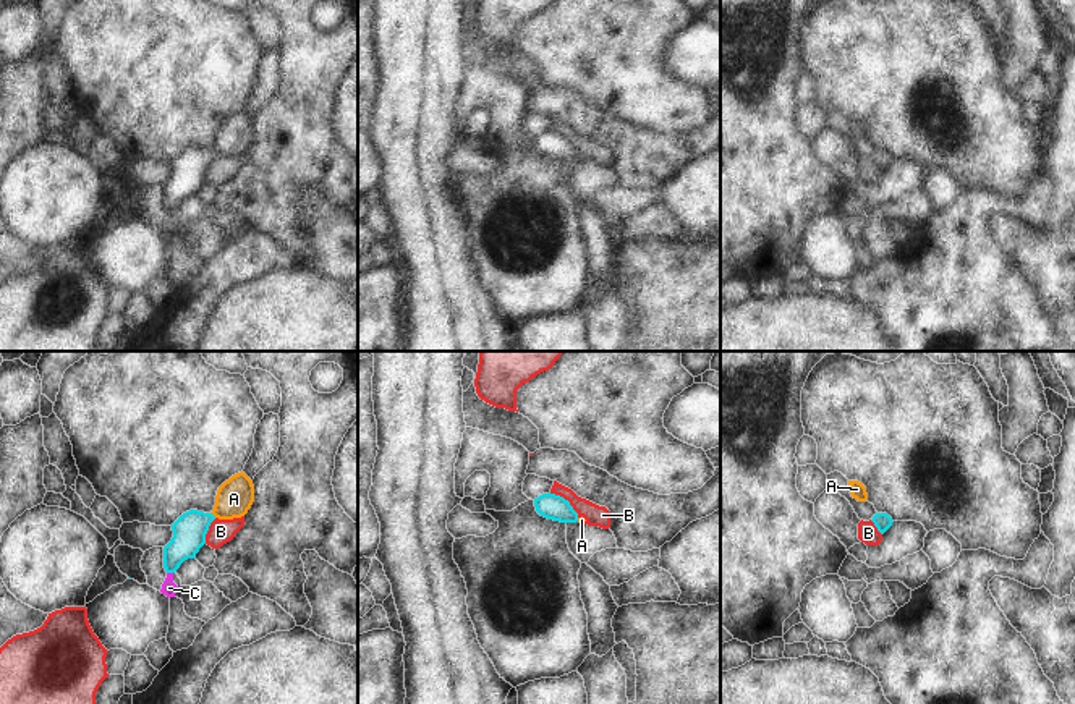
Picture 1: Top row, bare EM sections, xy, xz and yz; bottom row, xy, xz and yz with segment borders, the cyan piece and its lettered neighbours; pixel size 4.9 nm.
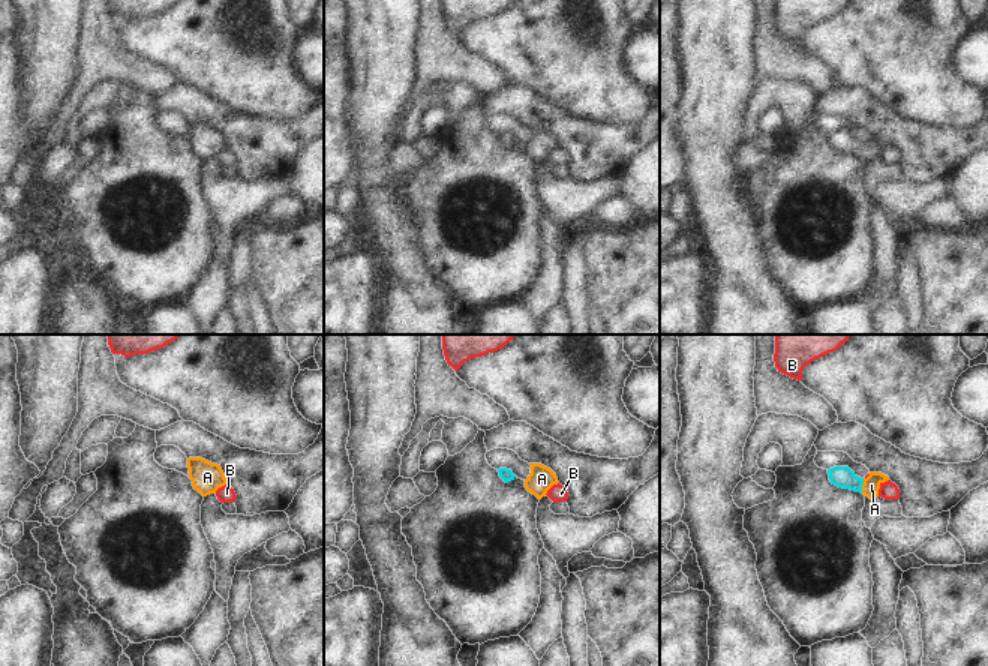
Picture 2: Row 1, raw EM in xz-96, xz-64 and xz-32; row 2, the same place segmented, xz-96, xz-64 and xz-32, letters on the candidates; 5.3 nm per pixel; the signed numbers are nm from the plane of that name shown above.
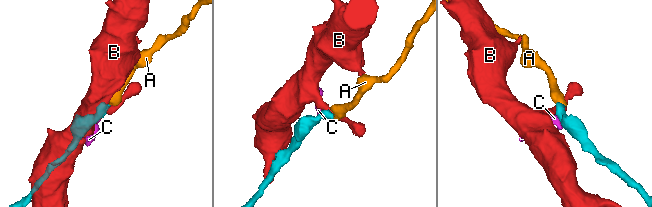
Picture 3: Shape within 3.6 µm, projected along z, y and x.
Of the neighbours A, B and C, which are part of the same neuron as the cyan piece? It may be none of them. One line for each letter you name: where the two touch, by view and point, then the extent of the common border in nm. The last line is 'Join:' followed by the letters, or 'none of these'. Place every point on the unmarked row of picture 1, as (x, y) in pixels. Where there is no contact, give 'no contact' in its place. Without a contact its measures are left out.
A: contact xy (212, 152); length 40 nm
Join: A

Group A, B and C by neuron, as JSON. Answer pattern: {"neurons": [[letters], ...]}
{"neurons": [["A"], ["B"], ["C"]]}

